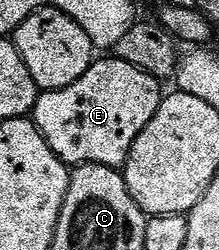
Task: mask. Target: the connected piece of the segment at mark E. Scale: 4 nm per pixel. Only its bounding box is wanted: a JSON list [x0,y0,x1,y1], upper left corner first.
[30,59,162,170]

